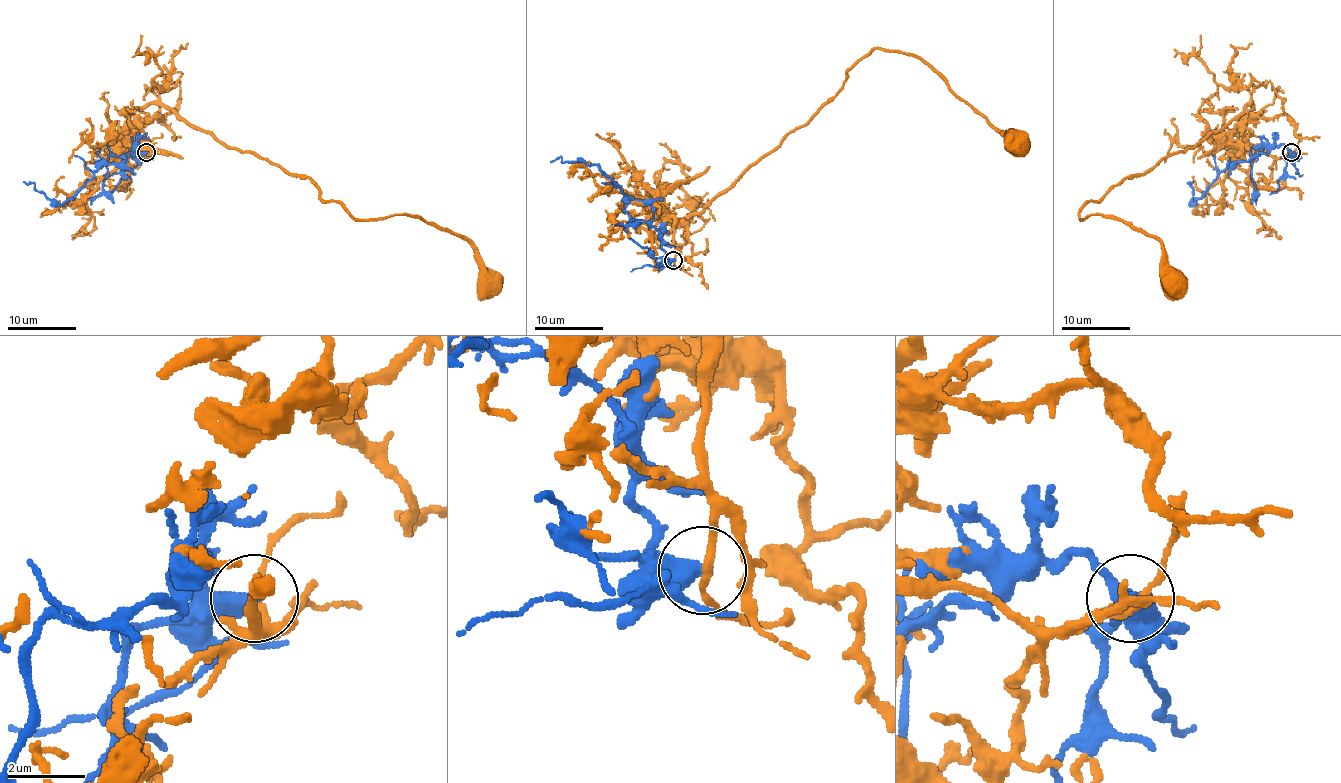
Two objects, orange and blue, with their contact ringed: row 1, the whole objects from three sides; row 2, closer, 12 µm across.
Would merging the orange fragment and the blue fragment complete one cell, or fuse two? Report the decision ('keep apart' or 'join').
keep apart

